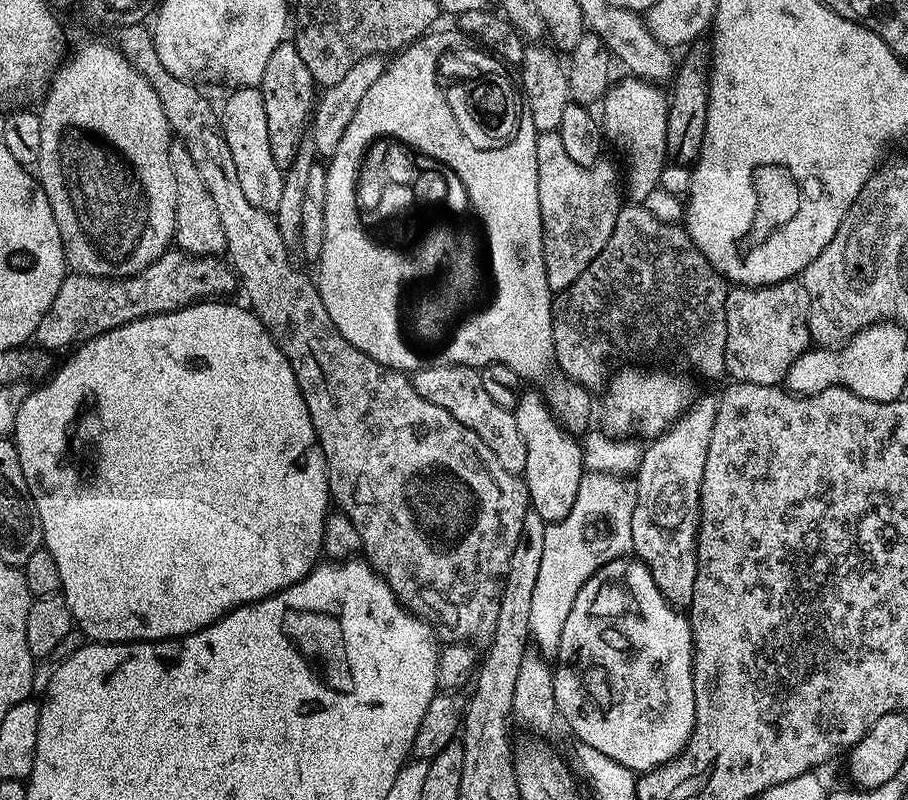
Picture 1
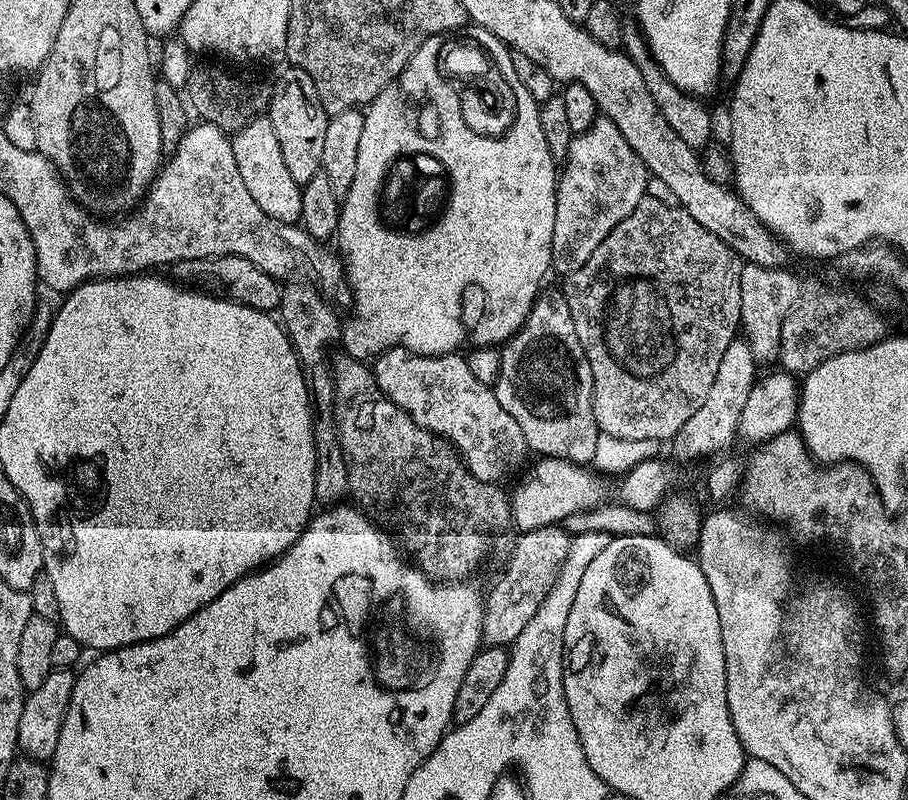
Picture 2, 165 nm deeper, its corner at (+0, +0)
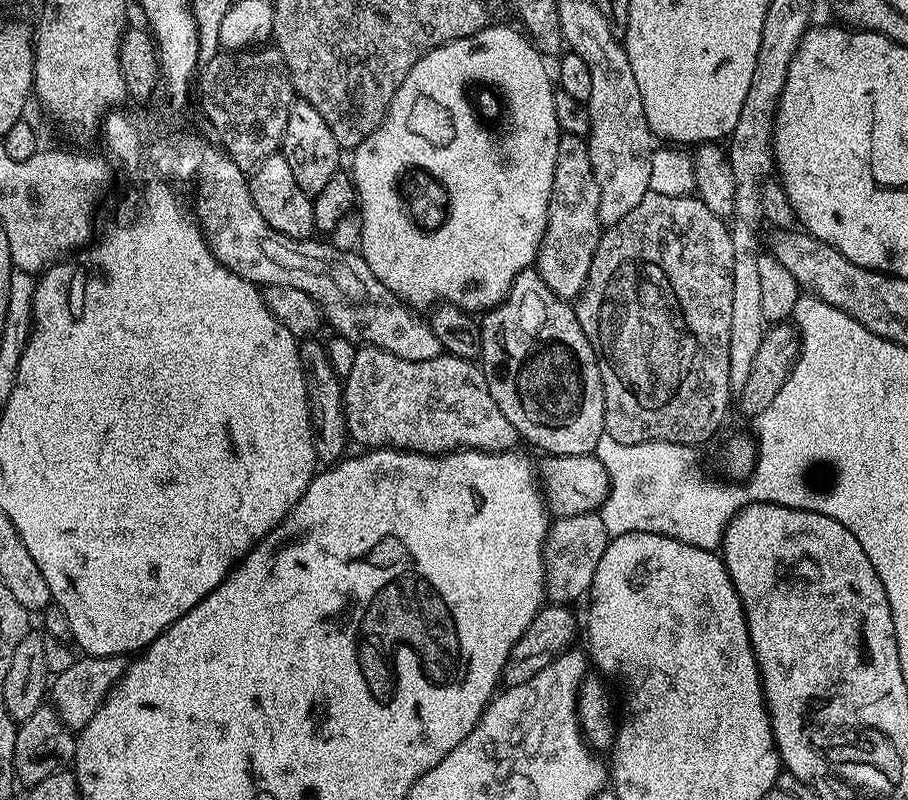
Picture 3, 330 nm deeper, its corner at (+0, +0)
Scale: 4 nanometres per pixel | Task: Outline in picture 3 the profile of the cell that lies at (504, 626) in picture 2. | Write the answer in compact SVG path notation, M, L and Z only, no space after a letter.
M596 512L562 516L551 521L548 538L544 542L544 570L546 573L544 590L547 599L553 605L572 606L575 605L575 600L582 599L583 601L591 593L594 570L598 570L598 562L602 562L602 554L606 554L609 539L606 526L602 526L602 518Z

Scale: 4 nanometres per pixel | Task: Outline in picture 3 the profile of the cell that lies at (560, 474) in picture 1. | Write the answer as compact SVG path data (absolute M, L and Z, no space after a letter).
M535 267L522 270L514 278L501 304L488 309L479 321L480 354L478 363L484 370L490 398L506 414L521 441L529 440L548 456L590 456L600 447L604 431L604 391L602 374L590 342L584 336L575 307L558 298L542 282Z

